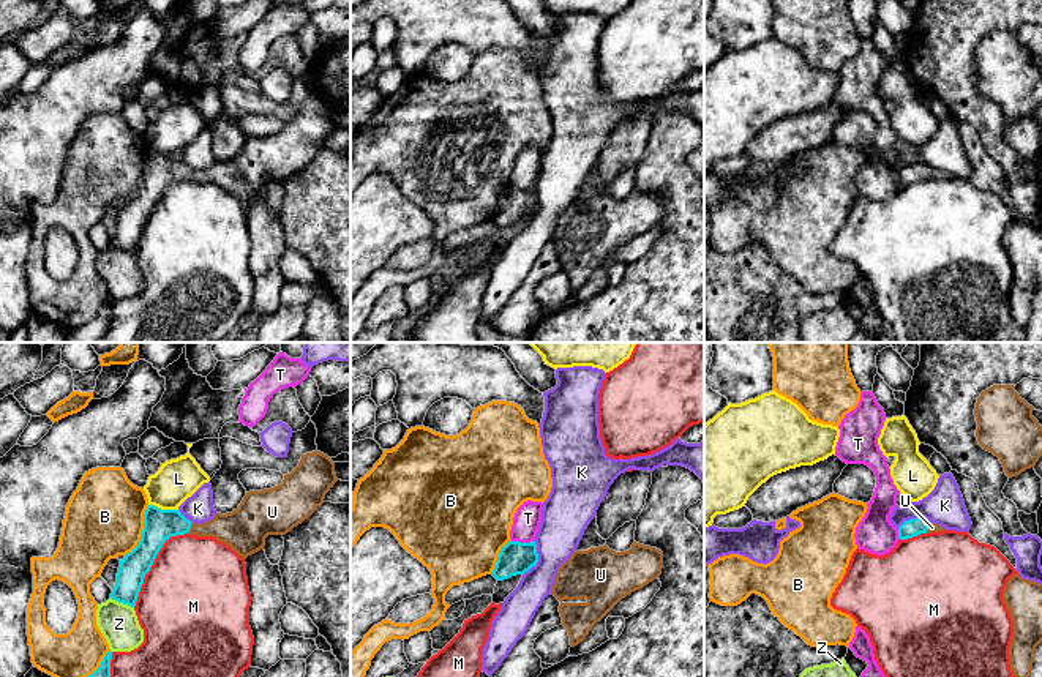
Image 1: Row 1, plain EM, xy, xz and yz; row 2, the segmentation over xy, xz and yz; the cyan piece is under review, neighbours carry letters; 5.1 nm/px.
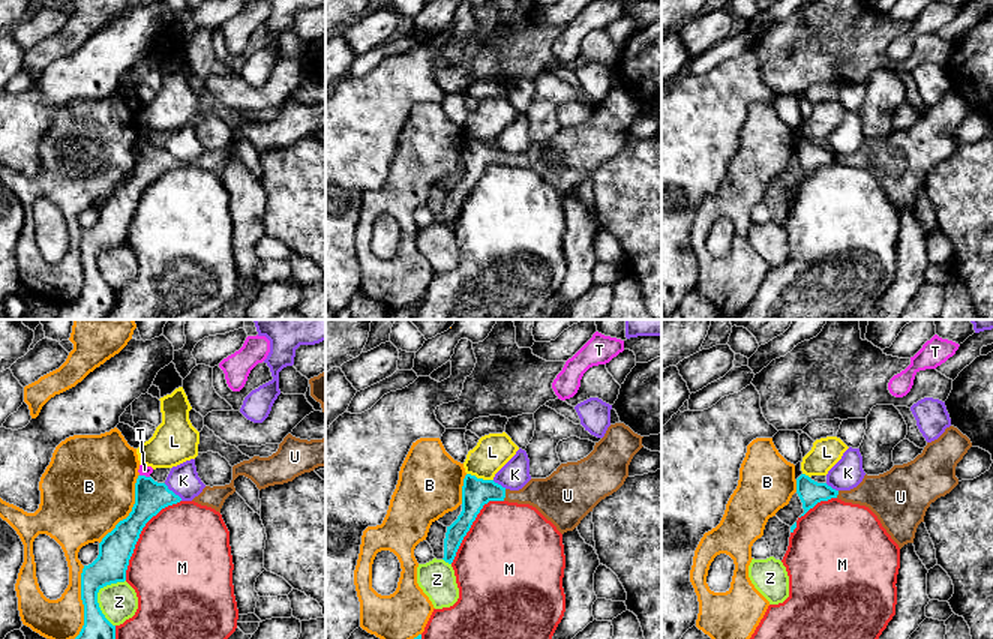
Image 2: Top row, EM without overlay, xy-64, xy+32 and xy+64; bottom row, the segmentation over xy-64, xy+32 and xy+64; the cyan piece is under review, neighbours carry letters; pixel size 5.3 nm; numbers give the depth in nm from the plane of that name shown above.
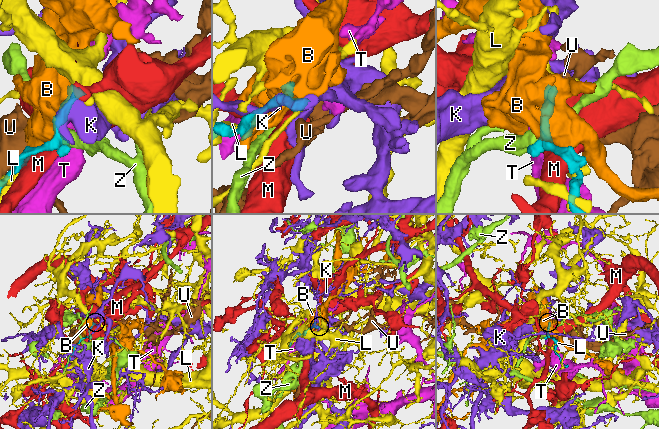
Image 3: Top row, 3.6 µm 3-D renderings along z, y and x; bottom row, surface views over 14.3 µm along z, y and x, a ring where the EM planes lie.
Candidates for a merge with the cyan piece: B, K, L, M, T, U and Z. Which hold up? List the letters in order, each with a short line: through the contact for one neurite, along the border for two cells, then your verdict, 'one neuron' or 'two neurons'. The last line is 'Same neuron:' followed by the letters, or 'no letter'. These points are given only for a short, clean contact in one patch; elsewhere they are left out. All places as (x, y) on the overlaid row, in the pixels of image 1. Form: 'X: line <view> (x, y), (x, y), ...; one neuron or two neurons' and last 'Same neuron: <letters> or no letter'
B: two neurons
K: line xz (534, 540), (537, 562), (523, 575); two neurons
L: two neurons
M: two neurons
T: two neurons
U: line xy (160, 524), (190, 527), (239, 529); one neuron
Z: two neurons
Same neuron: U

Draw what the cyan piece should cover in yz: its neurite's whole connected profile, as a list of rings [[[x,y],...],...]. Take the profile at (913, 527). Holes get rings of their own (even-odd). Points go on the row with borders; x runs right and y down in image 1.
[[[914,518],[914,519],[905,521],[898,527],[898,538],[908,540],[908,538],[917,537],[920,533],[931,533],[931,532],[943,532],[943,530],[947,530],[947,529],[944,529],[939,524],[935,524],[925,518]]]

